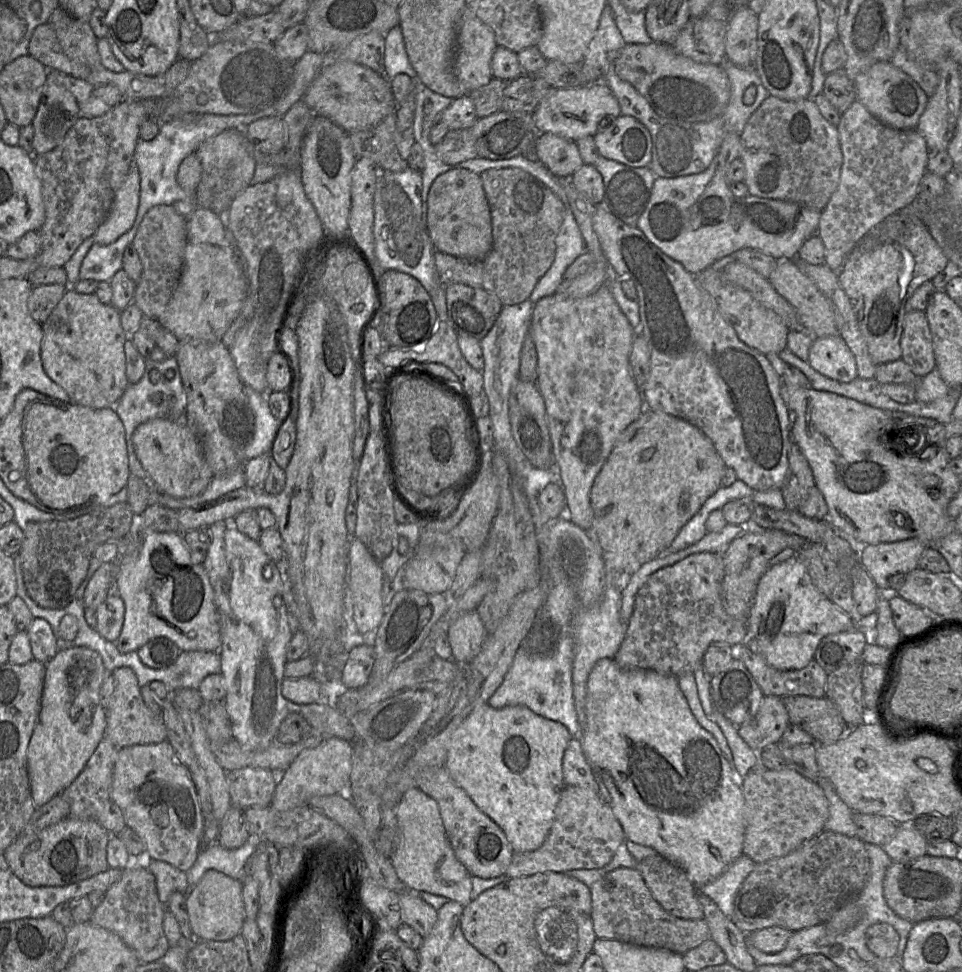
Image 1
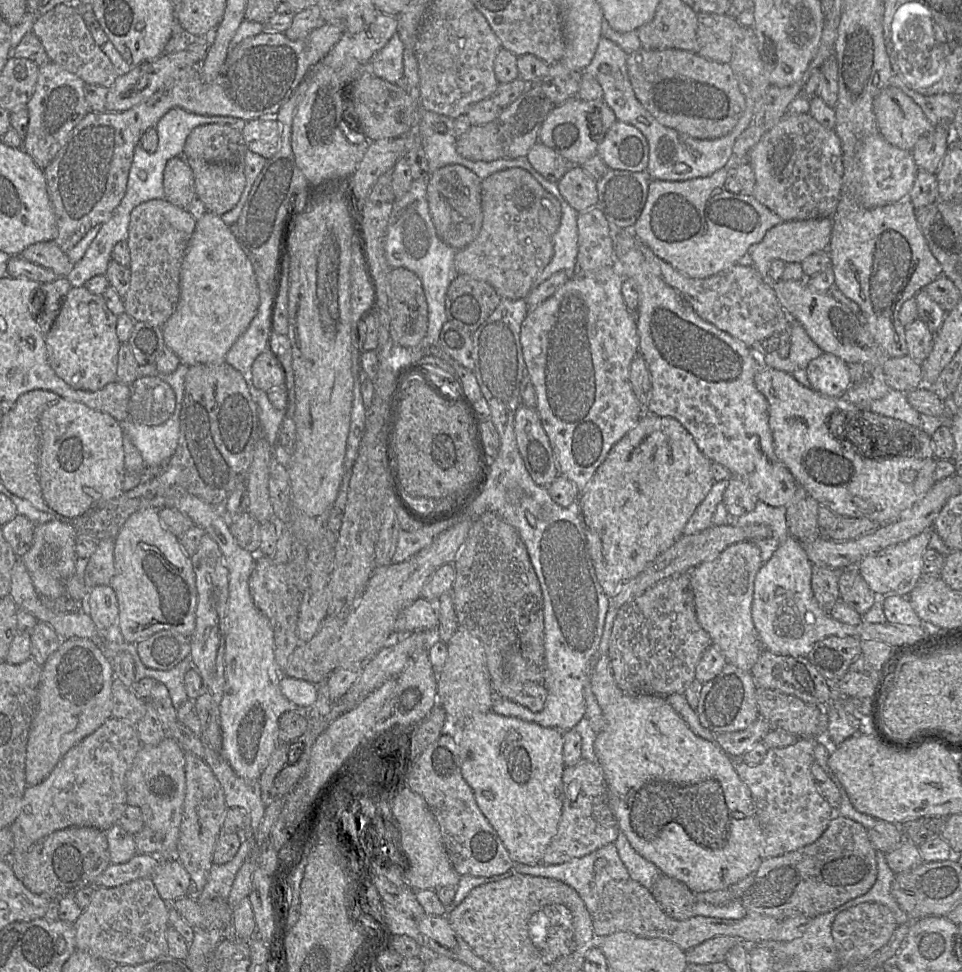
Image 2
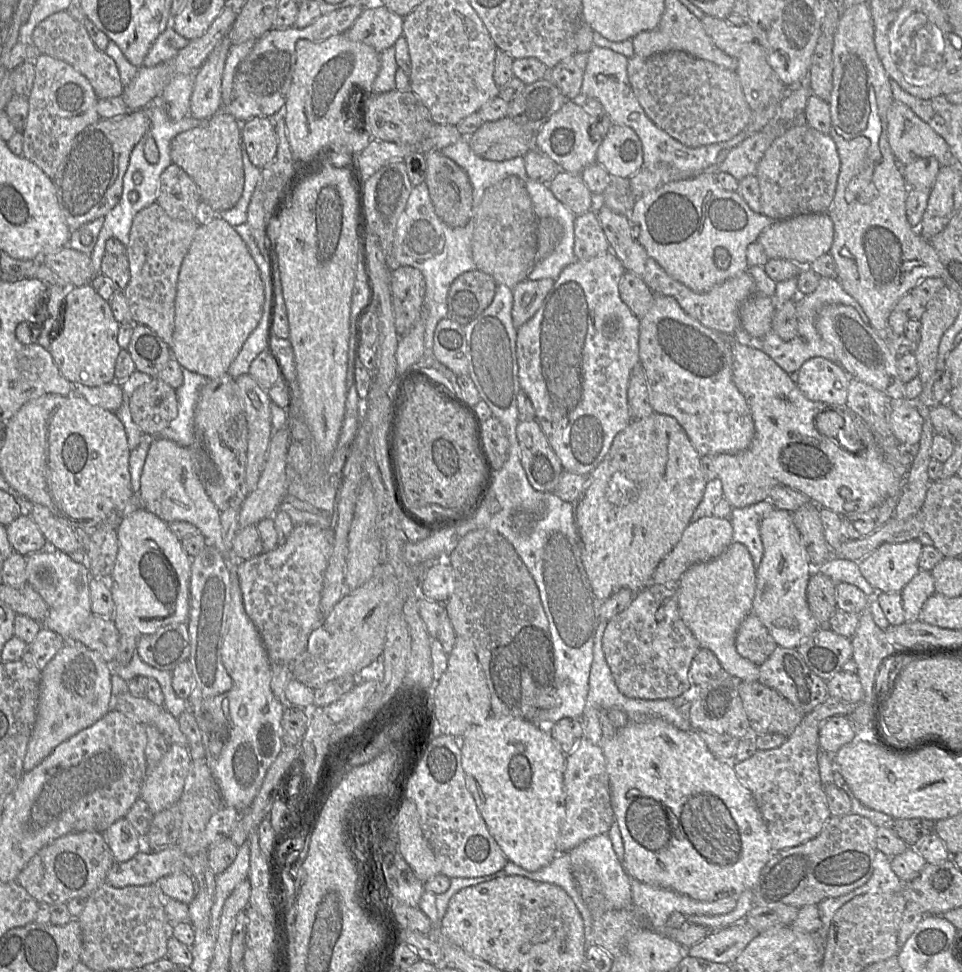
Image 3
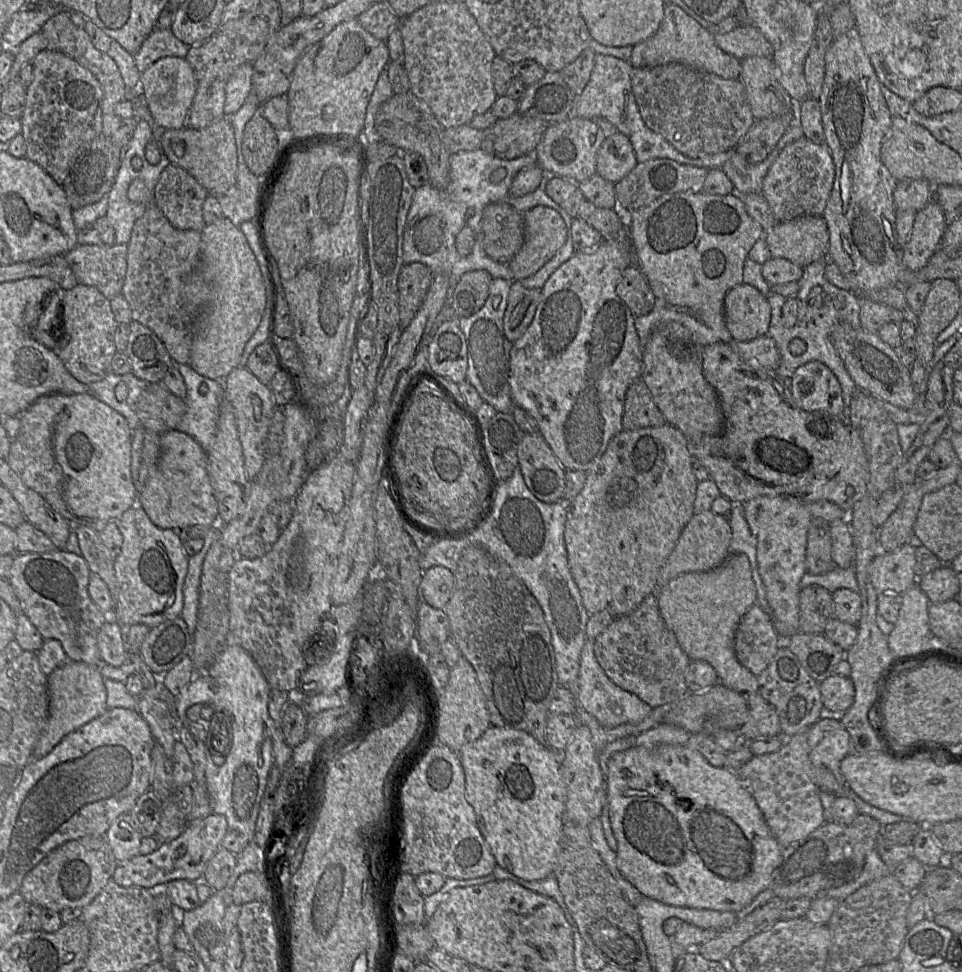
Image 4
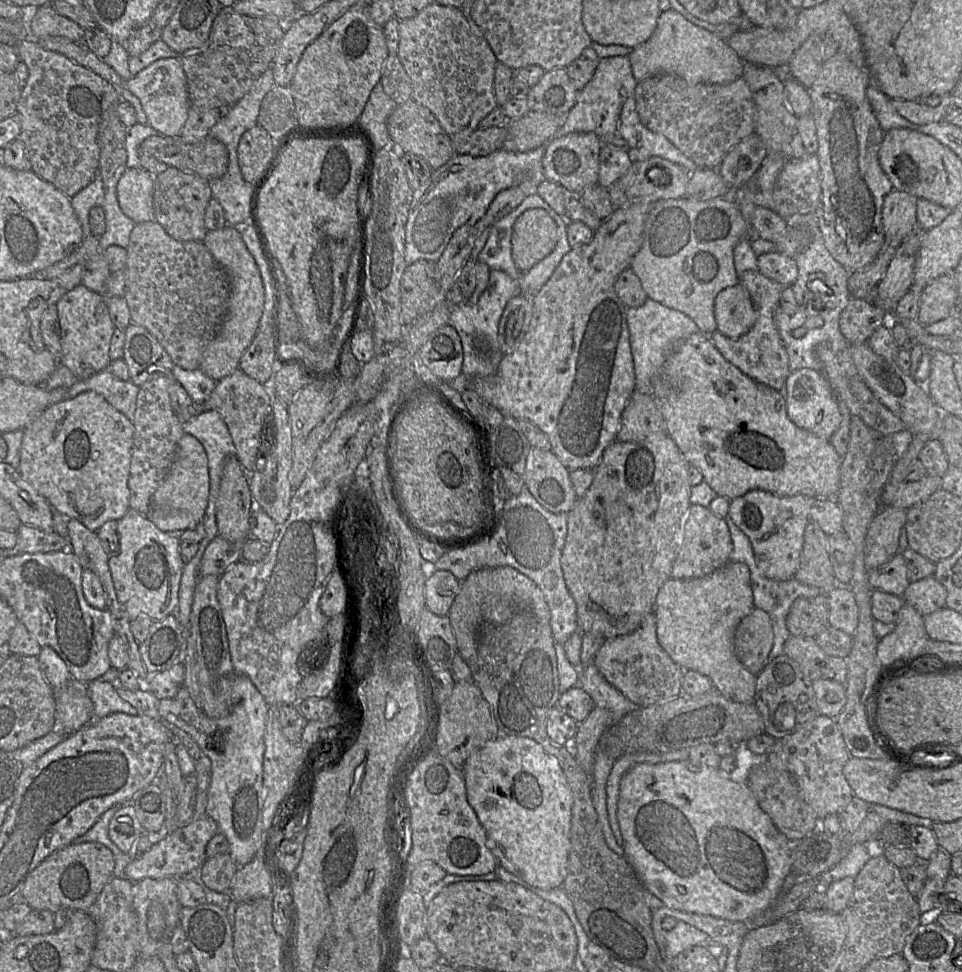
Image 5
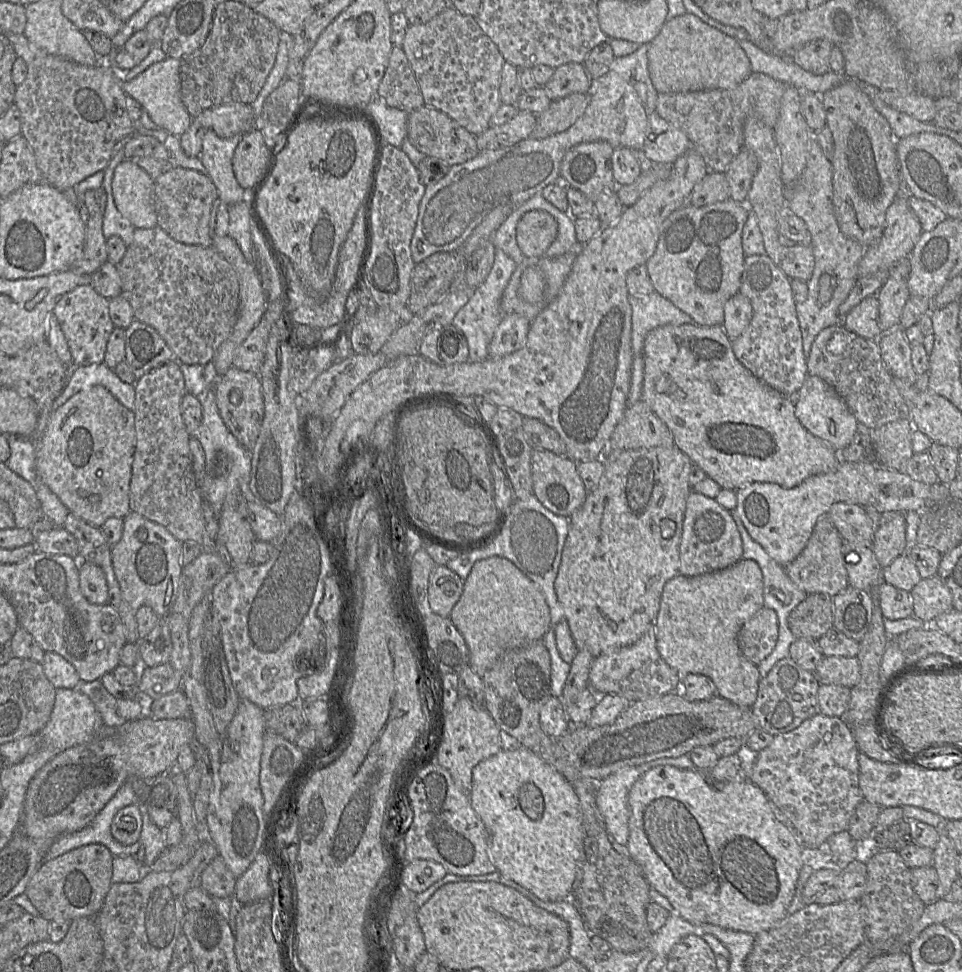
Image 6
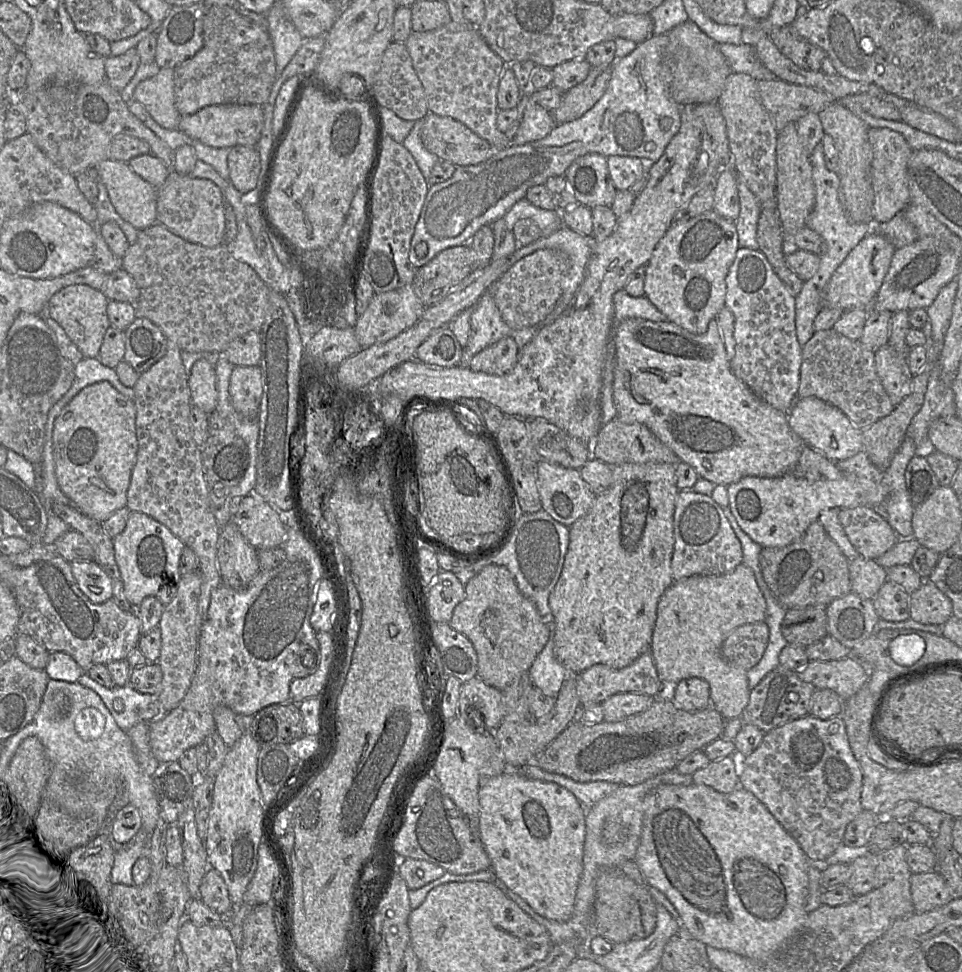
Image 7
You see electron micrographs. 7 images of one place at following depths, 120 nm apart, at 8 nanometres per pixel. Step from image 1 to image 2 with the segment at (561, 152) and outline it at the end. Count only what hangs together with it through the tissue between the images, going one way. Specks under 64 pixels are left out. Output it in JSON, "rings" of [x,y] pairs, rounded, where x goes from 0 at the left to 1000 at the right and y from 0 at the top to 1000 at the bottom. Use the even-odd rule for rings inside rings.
{"rings":[[[561,145],[552,151],[547,163],[557,176],[576,188],[579,188],[594,172],[587,163]]]}

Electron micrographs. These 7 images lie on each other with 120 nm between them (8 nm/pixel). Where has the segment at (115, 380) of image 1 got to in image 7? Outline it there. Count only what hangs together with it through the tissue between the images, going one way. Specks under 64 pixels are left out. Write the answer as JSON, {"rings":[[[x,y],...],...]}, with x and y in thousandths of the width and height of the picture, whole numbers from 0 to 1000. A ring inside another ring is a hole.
{"rings":[[[73,293],[64,296],[52,307],[48,324],[65,337],[87,368],[101,368],[109,342],[114,336],[111,325],[112,310],[105,299],[91,293]]]}

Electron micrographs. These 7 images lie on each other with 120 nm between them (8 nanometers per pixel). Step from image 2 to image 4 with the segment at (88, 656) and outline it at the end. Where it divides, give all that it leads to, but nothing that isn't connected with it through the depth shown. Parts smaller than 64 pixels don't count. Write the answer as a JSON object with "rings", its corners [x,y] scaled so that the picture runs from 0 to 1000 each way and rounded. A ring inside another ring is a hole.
{"rings":[[[70,680],[49,695],[50,743],[33,774],[33,781],[48,778],[72,754],[82,750],[110,730],[108,698],[102,685]]]}

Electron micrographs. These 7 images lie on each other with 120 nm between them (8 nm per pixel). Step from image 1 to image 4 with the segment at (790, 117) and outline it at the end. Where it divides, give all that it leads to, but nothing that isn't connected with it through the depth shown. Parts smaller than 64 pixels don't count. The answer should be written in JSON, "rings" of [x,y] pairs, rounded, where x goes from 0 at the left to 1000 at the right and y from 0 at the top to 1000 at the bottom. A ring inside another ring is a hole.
{"rings":[[[834,141],[818,149],[793,184],[792,197],[808,228],[833,222],[853,222],[863,203],[868,184],[868,170],[858,147],[847,148]]]}

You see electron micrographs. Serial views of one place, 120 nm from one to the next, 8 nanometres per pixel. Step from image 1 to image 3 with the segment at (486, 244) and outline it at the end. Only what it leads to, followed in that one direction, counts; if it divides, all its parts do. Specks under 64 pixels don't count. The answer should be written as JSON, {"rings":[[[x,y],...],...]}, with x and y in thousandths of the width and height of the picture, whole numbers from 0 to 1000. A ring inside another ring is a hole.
{"rings":[[[457,155],[441,157],[442,188],[453,221],[468,234],[481,234],[492,222],[492,193],[484,177]]]}

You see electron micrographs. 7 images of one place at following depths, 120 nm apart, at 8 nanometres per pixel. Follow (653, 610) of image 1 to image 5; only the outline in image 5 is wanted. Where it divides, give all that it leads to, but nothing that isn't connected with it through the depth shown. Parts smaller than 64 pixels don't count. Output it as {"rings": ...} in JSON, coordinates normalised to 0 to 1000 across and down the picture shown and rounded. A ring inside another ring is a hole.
{"rings":[[[680,630],[674,631],[657,651],[630,657],[620,672],[617,682],[628,698],[661,726],[690,722],[709,713],[712,689],[686,664]]]}

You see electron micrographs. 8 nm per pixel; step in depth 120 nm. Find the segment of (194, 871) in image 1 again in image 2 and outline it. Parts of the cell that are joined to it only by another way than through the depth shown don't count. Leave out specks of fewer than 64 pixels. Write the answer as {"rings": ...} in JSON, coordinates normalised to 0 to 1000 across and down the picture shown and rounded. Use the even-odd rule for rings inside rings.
{"rings":[[[252,865],[247,877],[239,887],[231,890],[220,889],[214,910],[204,926],[206,928],[223,924],[236,926],[245,899],[259,879],[260,867],[258,865]]]}

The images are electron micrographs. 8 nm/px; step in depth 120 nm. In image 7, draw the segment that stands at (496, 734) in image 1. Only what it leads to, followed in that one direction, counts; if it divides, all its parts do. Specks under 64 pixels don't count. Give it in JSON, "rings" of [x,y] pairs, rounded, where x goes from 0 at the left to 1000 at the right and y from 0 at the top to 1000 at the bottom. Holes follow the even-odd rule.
{"rings":[[[529,791],[521,797],[501,800],[497,823],[498,861],[516,905],[543,923],[565,944],[580,949],[591,948],[606,895],[610,832],[589,812],[574,805],[547,800],[536,792]]]}

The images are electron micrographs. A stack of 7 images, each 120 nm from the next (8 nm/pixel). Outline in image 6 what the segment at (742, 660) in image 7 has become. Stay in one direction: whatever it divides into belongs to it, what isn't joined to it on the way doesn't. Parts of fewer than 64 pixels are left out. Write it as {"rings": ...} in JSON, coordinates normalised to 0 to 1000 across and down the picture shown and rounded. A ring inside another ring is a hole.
{"rings":[[[792,626],[773,641],[767,651],[767,664],[772,674],[788,685],[805,669],[810,651],[806,628]]]}

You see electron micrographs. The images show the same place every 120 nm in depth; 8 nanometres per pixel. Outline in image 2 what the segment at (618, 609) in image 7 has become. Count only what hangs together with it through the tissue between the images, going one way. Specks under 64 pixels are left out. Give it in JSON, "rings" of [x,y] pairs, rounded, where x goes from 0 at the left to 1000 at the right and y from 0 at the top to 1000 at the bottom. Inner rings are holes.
{"rings":[[[669,424],[661,438],[637,458],[599,515],[619,591],[632,615],[640,613],[650,600],[710,551],[714,537],[743,497],[739,476],[704,431],[675,424]]]}

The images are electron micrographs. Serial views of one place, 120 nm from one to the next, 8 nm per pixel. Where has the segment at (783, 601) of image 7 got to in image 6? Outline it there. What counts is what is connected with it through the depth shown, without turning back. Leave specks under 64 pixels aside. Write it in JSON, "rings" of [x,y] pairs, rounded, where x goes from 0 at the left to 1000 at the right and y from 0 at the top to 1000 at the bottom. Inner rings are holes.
{"rings":[[[861,531],[850,534],[845,548],[833,570],[816,582],[816,587],[830,605],[839,611],[860,611],[864,614],[879,607],[883,602],[881,588],[875,573],[878,557]]]}

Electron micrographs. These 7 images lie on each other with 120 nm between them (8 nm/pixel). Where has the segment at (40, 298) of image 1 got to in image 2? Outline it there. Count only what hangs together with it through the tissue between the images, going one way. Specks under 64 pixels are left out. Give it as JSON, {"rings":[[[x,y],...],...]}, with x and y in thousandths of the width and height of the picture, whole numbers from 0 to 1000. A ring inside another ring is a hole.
{"rings":[[[70,284],[60,285],[52,291],[44,292],[43,297],[37,300],[36,306],[43,300],[44,303],[40,308],[45,306],[45,317],[41,326],[46,344],[49,344],[53,337],[74,295]]]}

